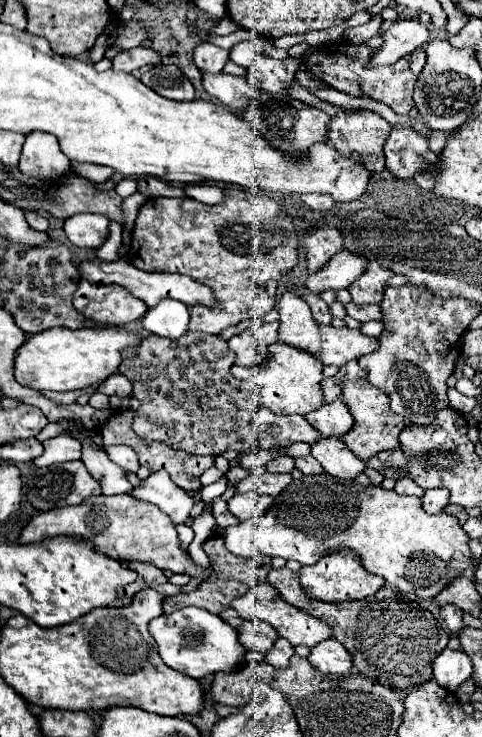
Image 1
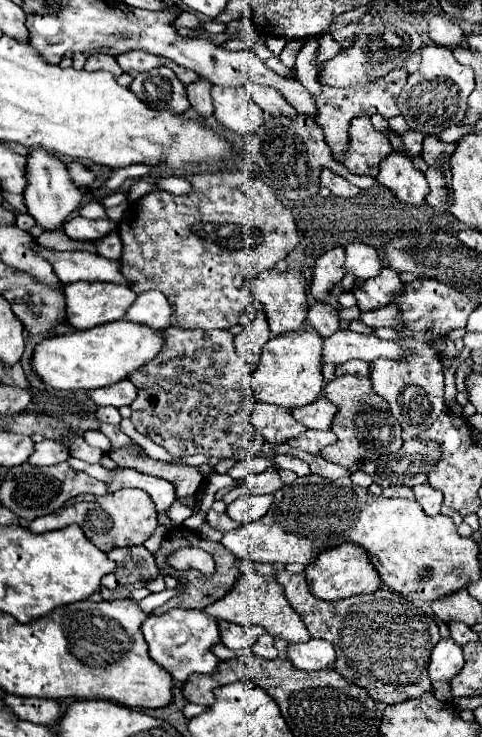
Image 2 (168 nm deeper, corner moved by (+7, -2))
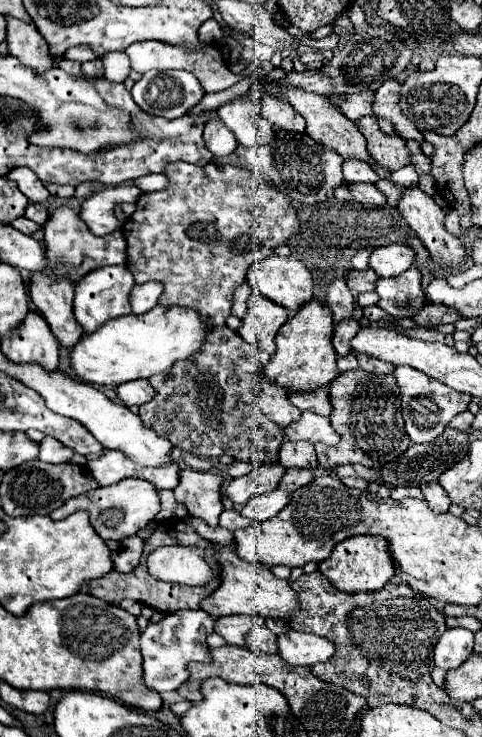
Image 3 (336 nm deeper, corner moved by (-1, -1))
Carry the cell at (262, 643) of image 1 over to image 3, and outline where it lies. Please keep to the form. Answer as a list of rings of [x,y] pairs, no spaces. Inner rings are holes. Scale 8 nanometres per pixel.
[[[221,616],[215,620],[215,632],[227,642],[245,646],[245,634],[265,624],[261,616]]]

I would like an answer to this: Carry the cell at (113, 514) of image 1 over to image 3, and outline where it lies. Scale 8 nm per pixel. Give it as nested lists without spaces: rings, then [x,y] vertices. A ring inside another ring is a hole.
[[[123,478],[117,484],[99,486],[77,498],[71,498],[61,508],[57,508],[51,516],[55,520],[63,520],[77,510],[89,512],[91,526],[103,540],[123,540],[137,534],[155,518],[155,514],[159,512],[159,496],[157,496],[157,488],[151,482],[141,480],[141,478]]]

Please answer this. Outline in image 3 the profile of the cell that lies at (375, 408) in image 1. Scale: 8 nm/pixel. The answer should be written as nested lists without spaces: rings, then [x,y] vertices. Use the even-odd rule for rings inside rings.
[[[365,370],[341,372],[329,384],[329,398],[333,404],[331,426],[339,434],[341,442],[337,446],[327,446],[317,442],[317,462],[321,468],[333,470],[341,464],[363,464],[367,468],[381,468],[409,446],[409,436],[405,434],[401,412],[401,392],[395,384],[393,374],[367,374]]]

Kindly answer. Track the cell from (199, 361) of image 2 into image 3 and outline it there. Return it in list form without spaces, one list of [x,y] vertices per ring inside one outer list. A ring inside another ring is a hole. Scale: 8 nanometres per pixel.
[[[227,326],[213,328],[207,336],[203,352],[195,354],[193,358],[187,358],[185,362],[177,362],[169,372],[155,374],[149,378],[151,386],[157,390],[155,398],[139,408],[139,416],[145,422],[145,426],[157,430],[163,438],[169,438],[169,442],[185,452],[205,456],[205,458],[219,458],[223,454],[233,456],[235,460],[245,460],[253,464],[275,464],[279,460],[279,448],[283,442],[283,430],[263,416],[255,406],[255,388],[253,374],[259,370],[257,362],[257,350],[245,342],[235,330]]]

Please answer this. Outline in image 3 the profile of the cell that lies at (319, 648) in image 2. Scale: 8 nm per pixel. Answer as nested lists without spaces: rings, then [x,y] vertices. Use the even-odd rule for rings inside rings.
[[[283,632],[277,636],[277,648],[285,662],[291,666],[313,666],[327,662],[333,656],[333,642],[309,632]]]

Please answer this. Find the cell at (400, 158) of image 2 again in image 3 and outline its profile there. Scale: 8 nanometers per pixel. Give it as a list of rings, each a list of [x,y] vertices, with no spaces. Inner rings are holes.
[[[417,186],[415,188],[405,188],[403,198],[399,200],[399,212],[403,216],[403,220],[407,222],[407,226],[417,234],[417,238],[423,242],[423,246],[429,250],[431,258],[439,264],[439,266],[459,266],[465,262],[465,244],[455,238],[453,234],[447,232],[445,228],[445,212],[433,202],[431,196],[423,194]]]

